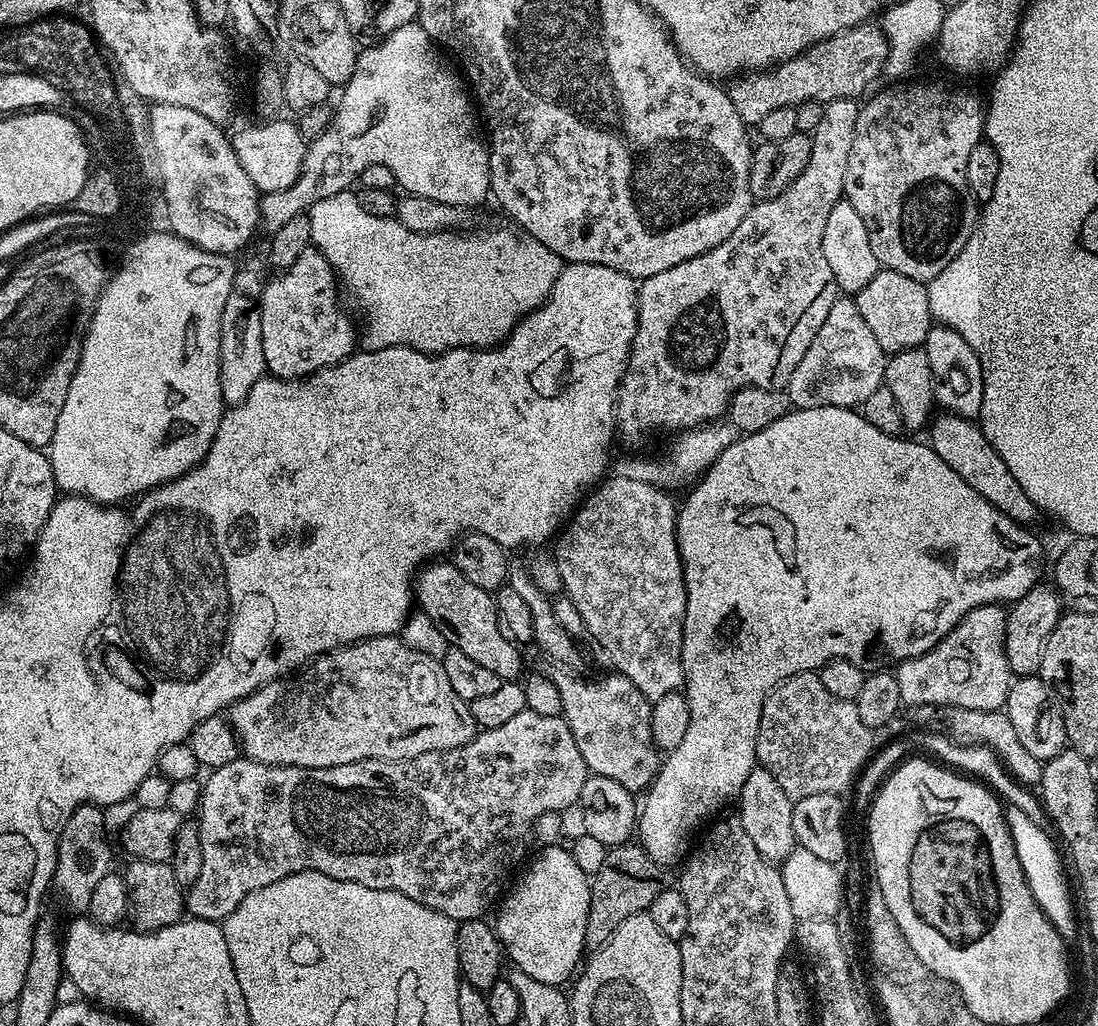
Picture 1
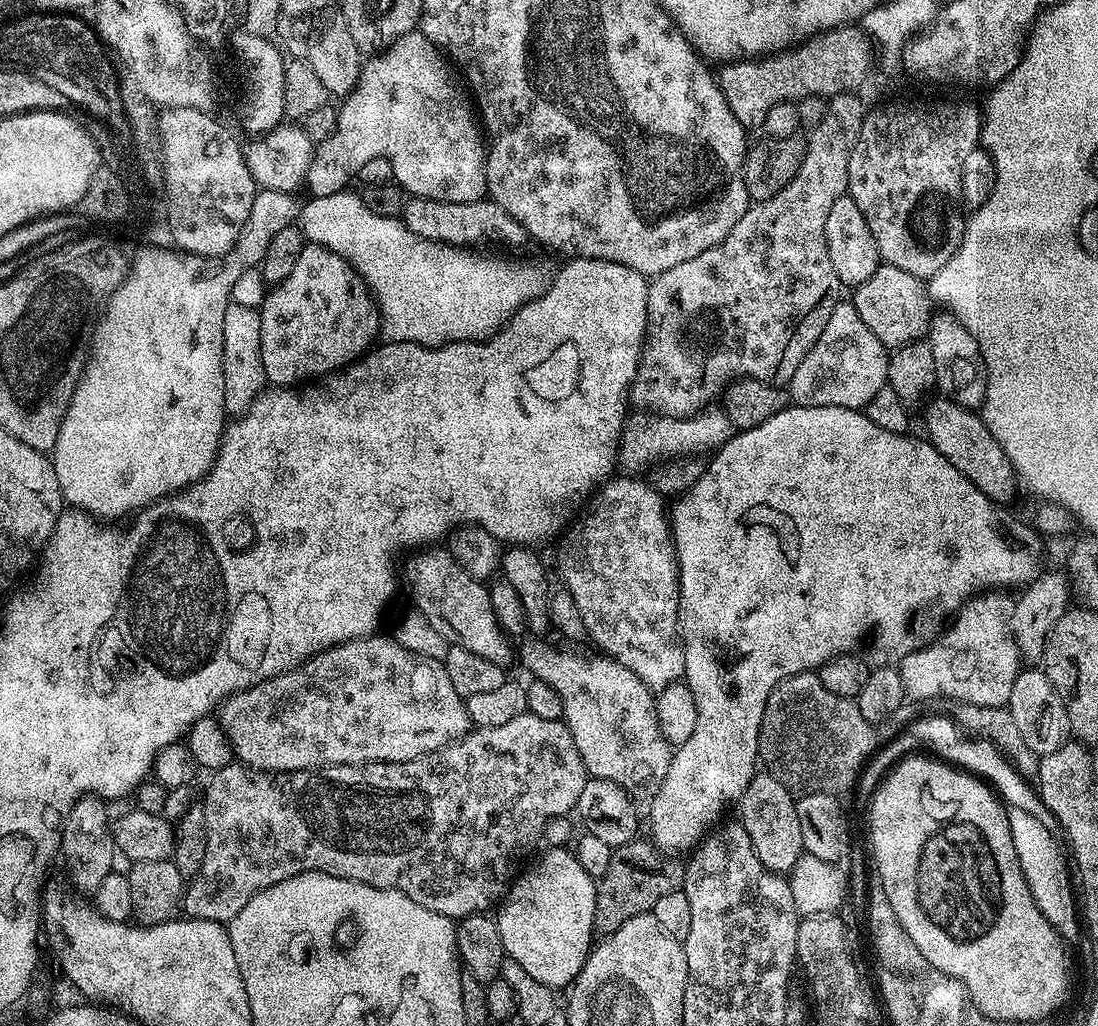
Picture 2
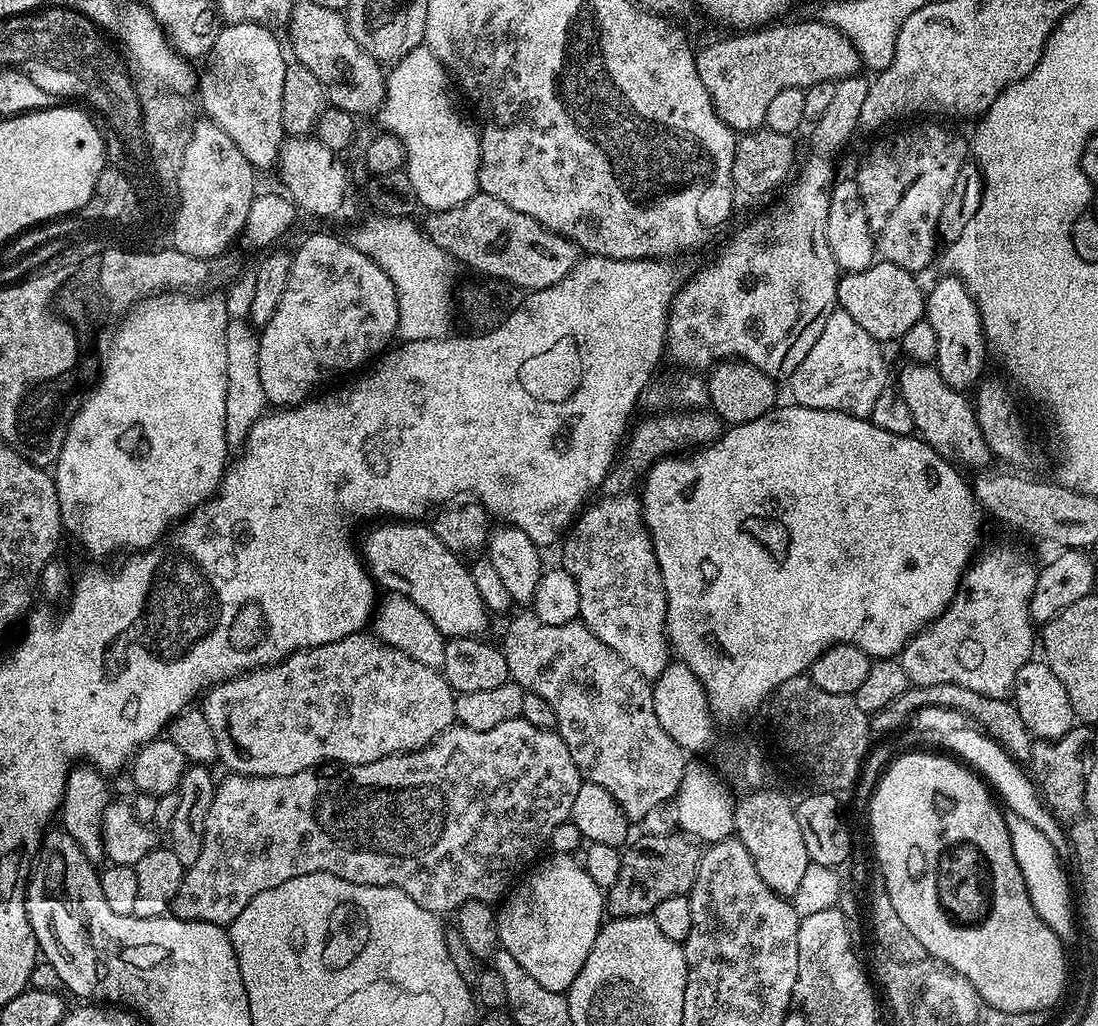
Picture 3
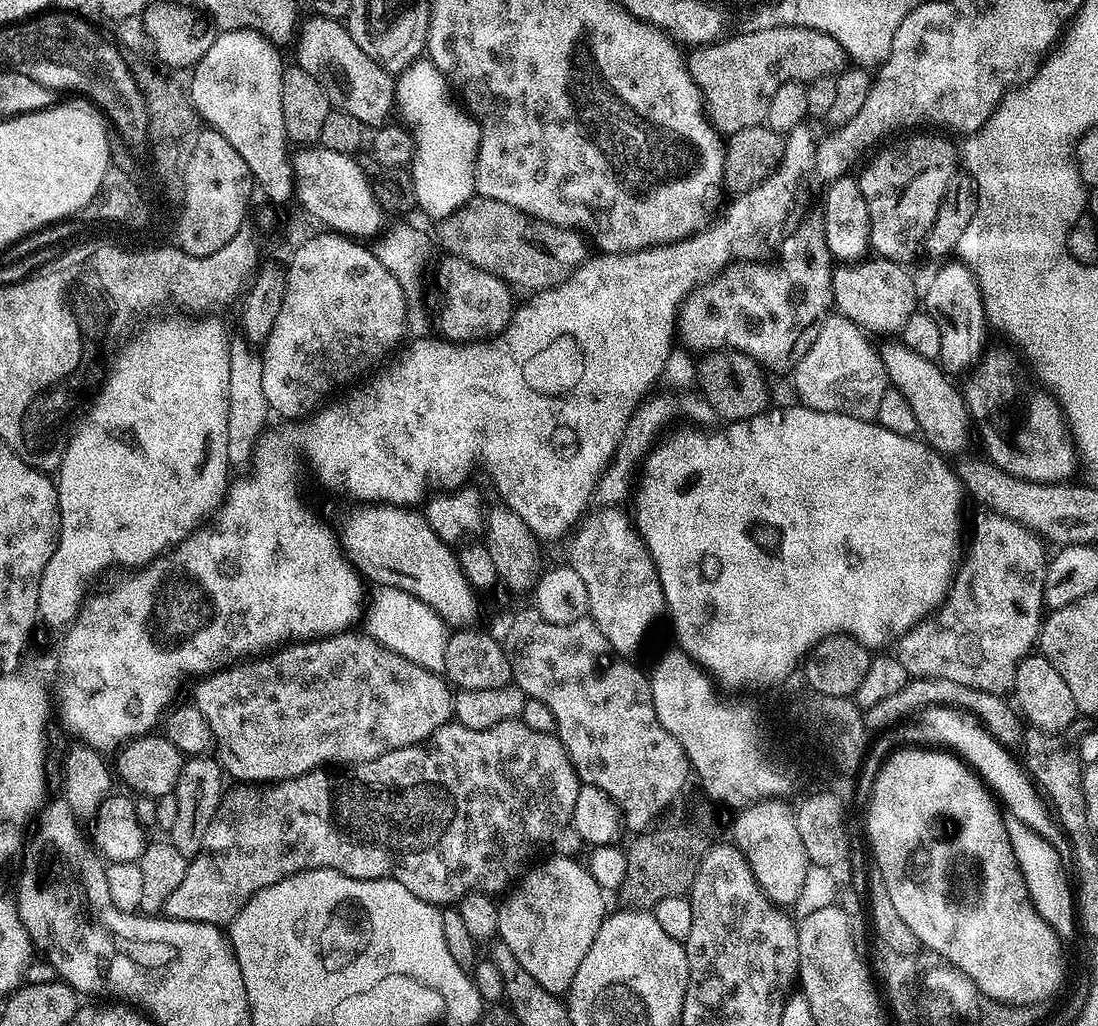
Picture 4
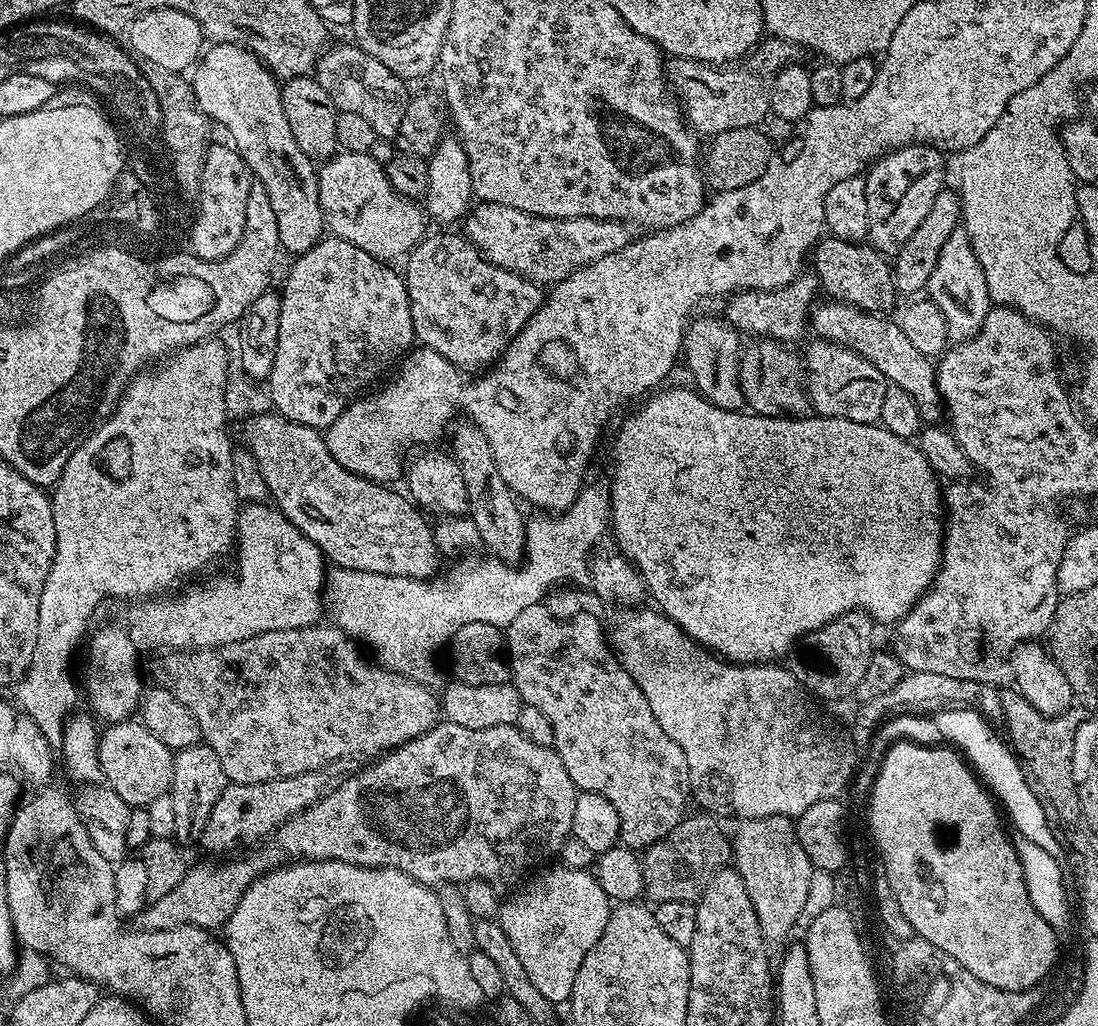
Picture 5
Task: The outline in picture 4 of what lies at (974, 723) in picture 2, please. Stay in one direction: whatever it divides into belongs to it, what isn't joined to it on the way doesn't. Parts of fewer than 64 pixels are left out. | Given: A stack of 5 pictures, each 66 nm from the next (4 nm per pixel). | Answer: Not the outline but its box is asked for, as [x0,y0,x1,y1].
[863,676,1026,746]

